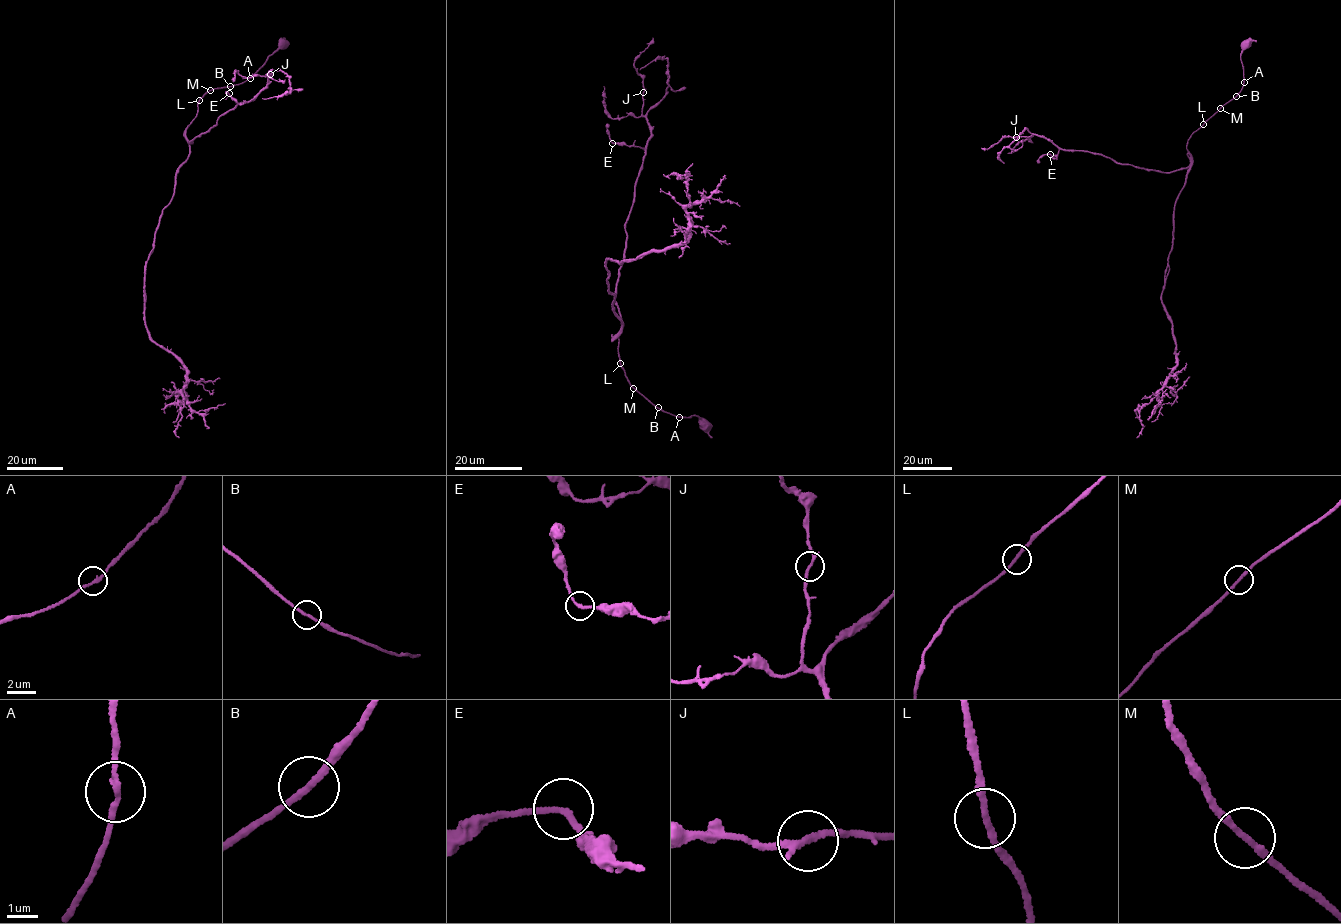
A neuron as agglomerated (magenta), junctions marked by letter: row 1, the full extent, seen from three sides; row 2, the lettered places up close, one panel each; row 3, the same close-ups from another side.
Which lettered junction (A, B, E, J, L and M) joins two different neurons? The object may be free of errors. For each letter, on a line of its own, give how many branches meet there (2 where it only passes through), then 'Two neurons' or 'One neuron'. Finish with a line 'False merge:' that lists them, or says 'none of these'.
A: Branches: 2. One neuron
B: Branches: 2. One neuron
E: Branches: 2. One neuron
J: Branches: 2. One neuron
L: Branches: 2. One neuron
M: Branches: 2. One neuron
False merge: none of these

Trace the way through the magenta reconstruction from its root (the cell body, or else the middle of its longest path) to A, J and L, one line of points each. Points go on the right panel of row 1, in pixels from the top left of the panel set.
A: (1176, 199), (1190, 163), (1187, 148), (1189, 137), (1240, 92), (1244, 82)
J: (1176, 199), (1187, 168), (1167, 172), (1145, 169), (1087, 151), (1059, 149), (1035, 134), (1016, 137)
L: (1176, 199), (1190, 163), (1187, 140), (1203, 124)

